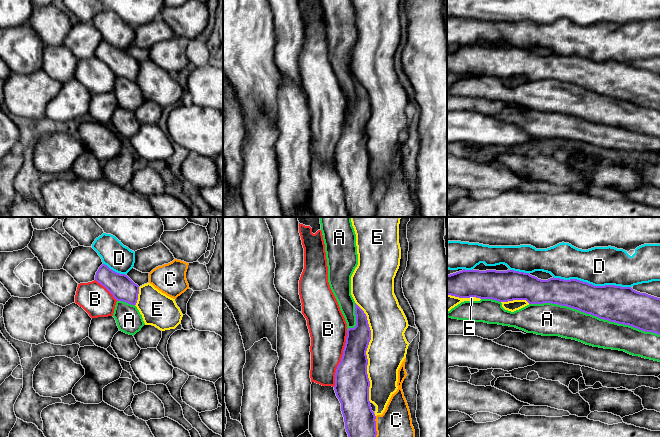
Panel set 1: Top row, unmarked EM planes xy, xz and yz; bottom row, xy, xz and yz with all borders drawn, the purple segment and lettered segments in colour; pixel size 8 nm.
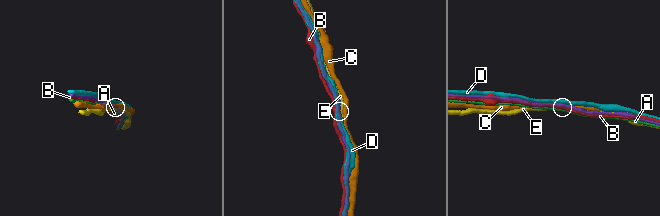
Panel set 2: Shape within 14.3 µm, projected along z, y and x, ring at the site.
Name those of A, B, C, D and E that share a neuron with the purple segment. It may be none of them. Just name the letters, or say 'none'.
D

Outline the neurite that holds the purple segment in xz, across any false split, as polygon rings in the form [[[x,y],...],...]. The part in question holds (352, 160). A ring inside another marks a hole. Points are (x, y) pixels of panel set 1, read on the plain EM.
[[[355,79],[356,102],[347,106],[343,131],[335,149],[334,166],[341,179],[350,217],[376,217],[376,192],[369,177],[366,127],[371,116],[367,92]]]

